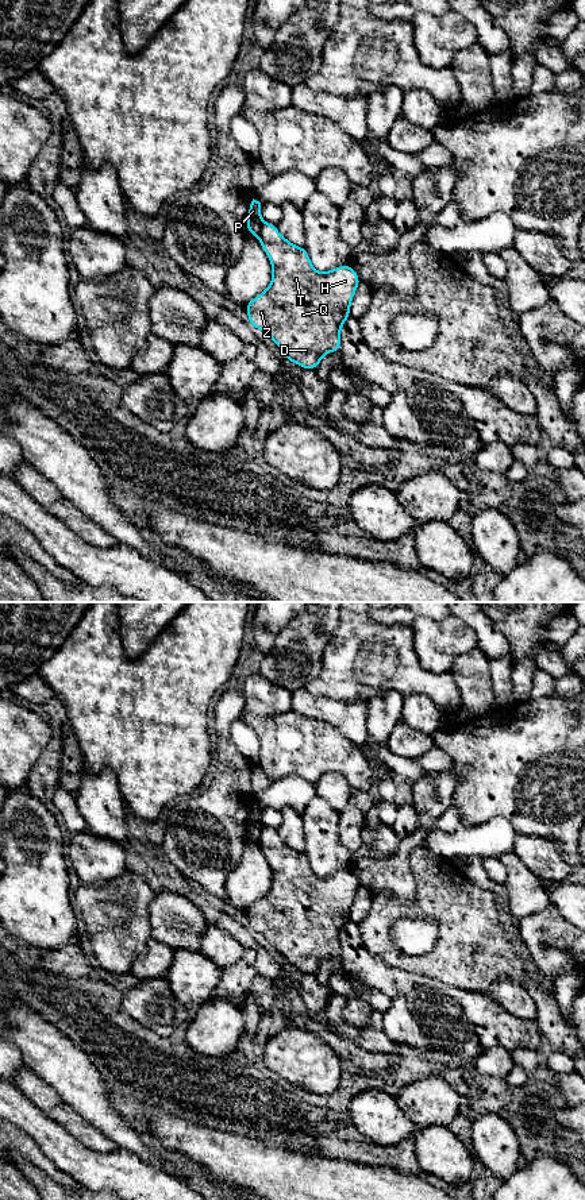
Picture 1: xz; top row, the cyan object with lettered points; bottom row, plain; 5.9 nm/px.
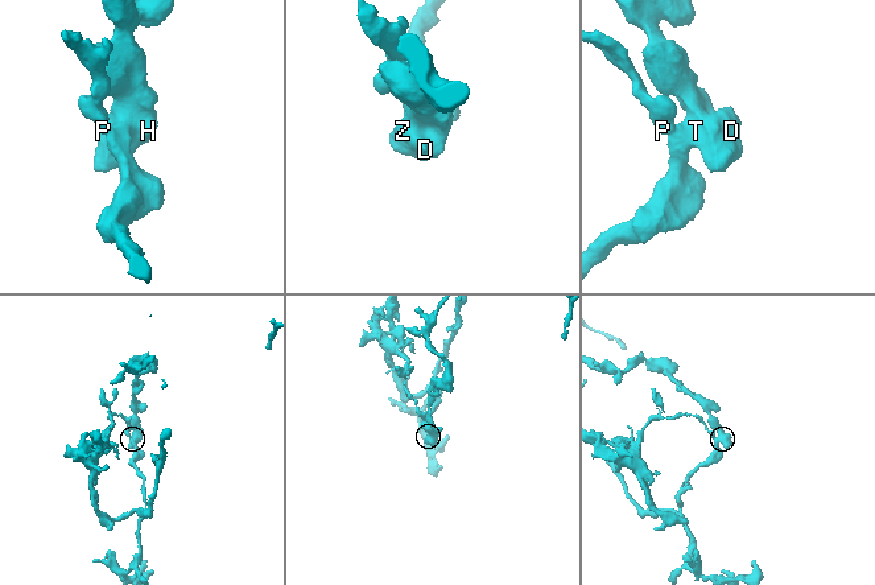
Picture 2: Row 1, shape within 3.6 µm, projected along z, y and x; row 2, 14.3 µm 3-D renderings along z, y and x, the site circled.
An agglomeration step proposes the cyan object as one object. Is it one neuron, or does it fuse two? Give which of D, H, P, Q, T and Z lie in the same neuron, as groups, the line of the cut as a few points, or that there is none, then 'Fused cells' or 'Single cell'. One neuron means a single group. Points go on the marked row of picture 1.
Groups: D H Q T Z / P. Split along xz (264, 223), (257, 235). Fused cells

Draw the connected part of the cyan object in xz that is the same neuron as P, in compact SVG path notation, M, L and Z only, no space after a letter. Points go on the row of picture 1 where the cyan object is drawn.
M253 198L249 207L249 216L246 221L249 234L253 236L258 236L262 225L263 225L263 220L261 217L261 202Z

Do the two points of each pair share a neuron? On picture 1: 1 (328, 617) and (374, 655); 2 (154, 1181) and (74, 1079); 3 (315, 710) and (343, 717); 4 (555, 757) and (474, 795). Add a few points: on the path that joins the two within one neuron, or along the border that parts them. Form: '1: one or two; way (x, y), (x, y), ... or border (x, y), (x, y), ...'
1: two; border (339, 616), (339, 624), (323, 652)
2: two; border (120, 1148), (160, 1166)
3: one; way (322, 710), (337, 713)
4: one; way (535, 778), (499, 778), (495, 782)

